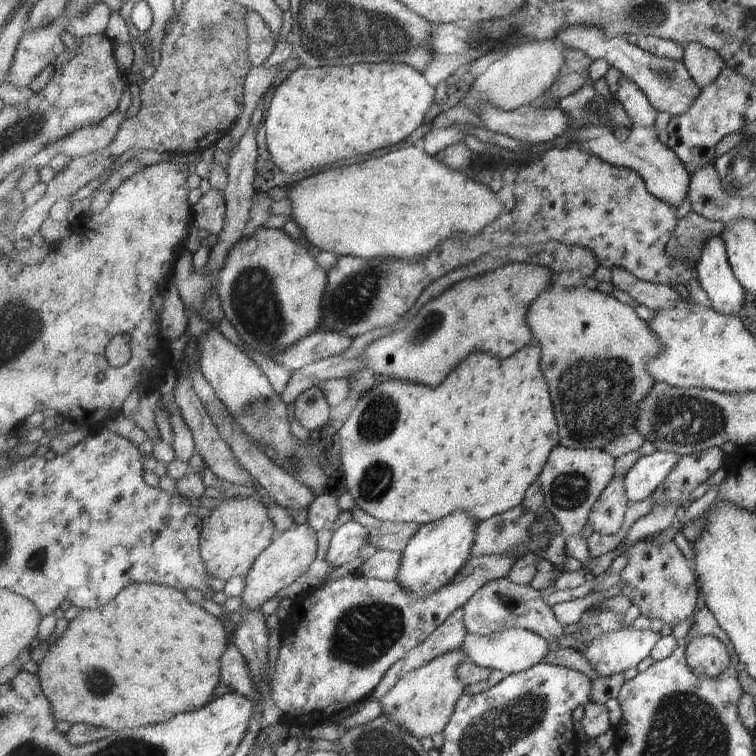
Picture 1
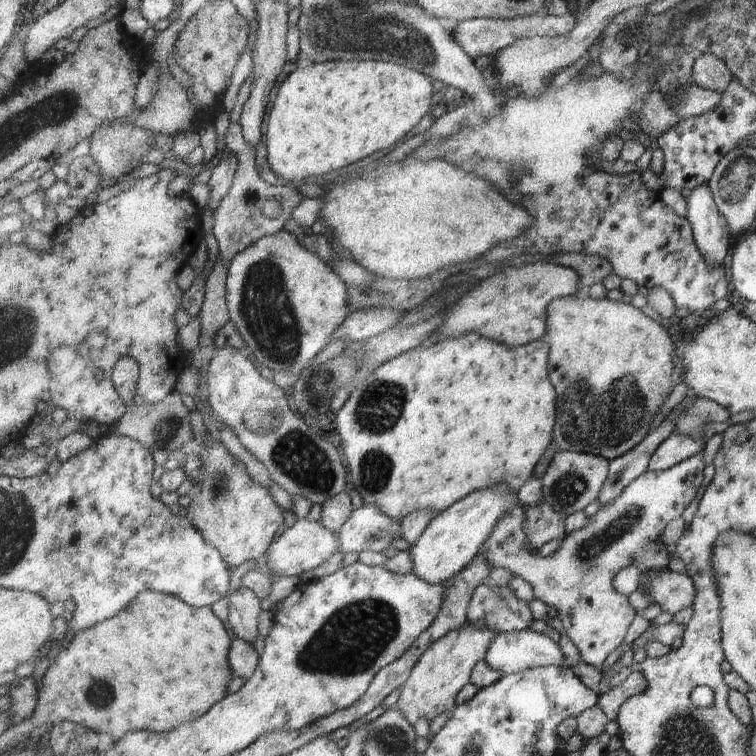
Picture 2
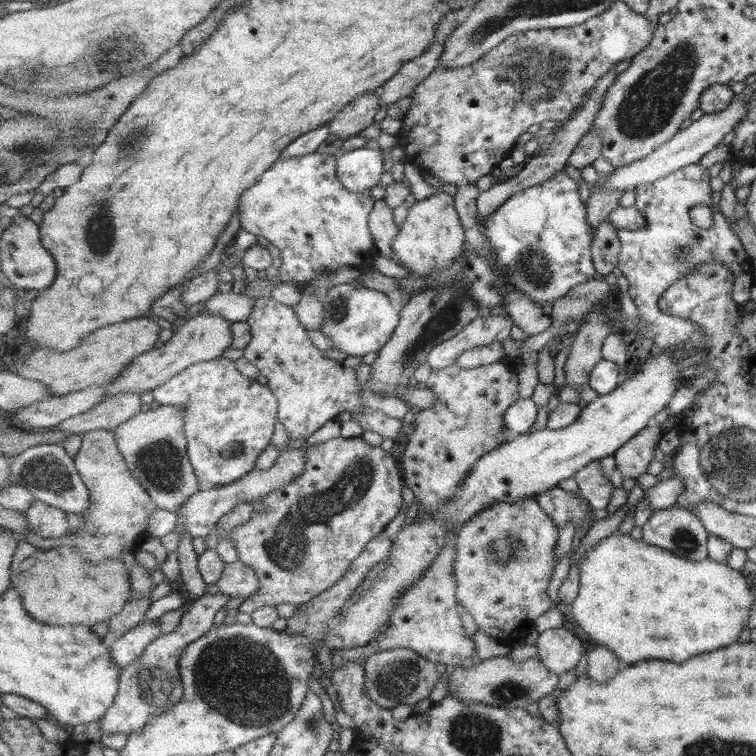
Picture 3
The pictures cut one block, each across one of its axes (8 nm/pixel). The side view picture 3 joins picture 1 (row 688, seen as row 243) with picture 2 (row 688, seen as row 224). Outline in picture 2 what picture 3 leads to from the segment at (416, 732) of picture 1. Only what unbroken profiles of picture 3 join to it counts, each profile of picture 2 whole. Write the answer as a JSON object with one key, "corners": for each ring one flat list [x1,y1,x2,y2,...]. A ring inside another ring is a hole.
{"corners":[[467,622,461,629,449,632,425,652,402,686,399,702,396,704,413,726,421,718,431,722,443,712,453,712,457,706,456,698,465,685,471,682,473,669,481,661,485,661,488,648,491,647,496,634,492,629,475,627,471,622]]}

